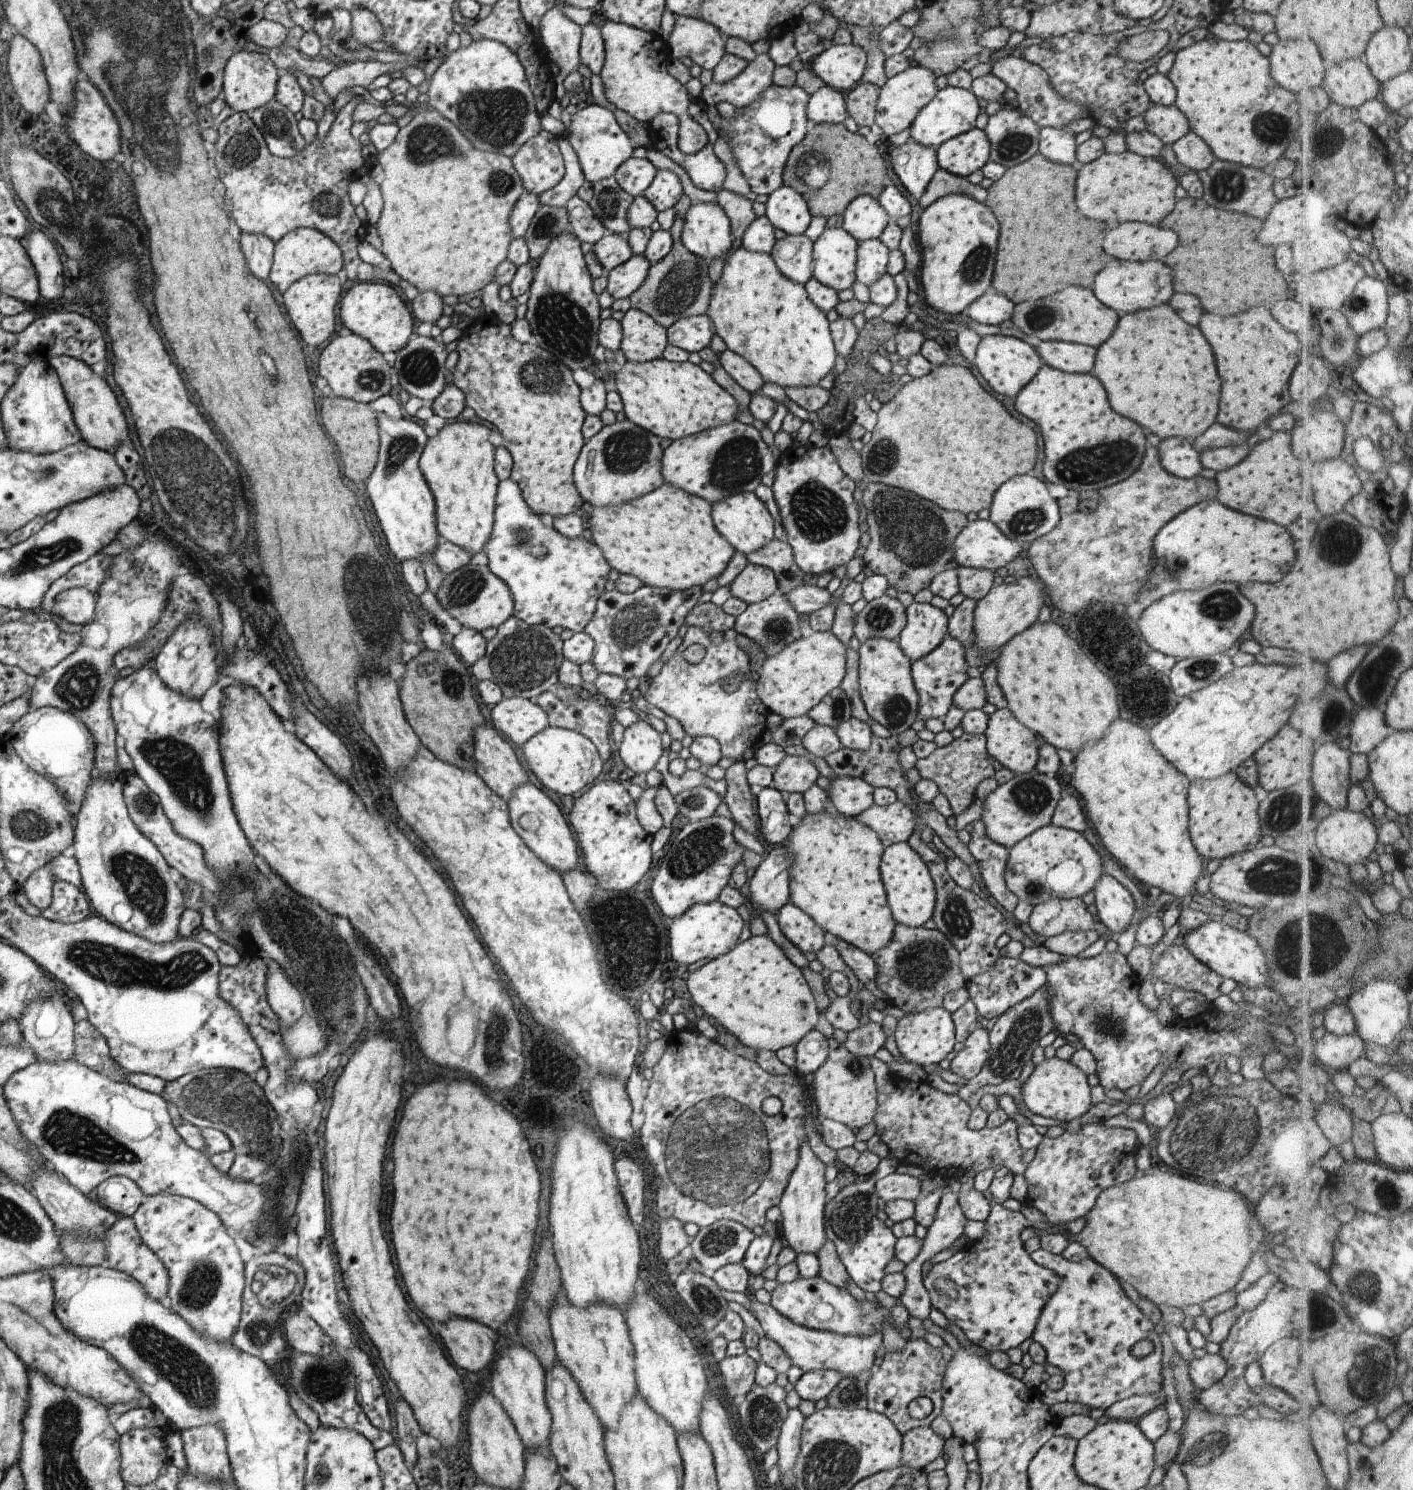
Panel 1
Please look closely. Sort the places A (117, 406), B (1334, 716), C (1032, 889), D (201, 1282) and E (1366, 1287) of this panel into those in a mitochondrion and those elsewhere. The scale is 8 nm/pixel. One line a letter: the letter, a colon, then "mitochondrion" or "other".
A: other
B: mitochondrion
C: mitochondrion
D: mitochondrion
E: mitochondrion

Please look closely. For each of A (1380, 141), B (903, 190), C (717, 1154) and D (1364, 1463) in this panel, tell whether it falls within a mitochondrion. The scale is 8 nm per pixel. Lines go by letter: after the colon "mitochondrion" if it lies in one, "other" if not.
A: other
B: other
C: mitochondrion
D: other

